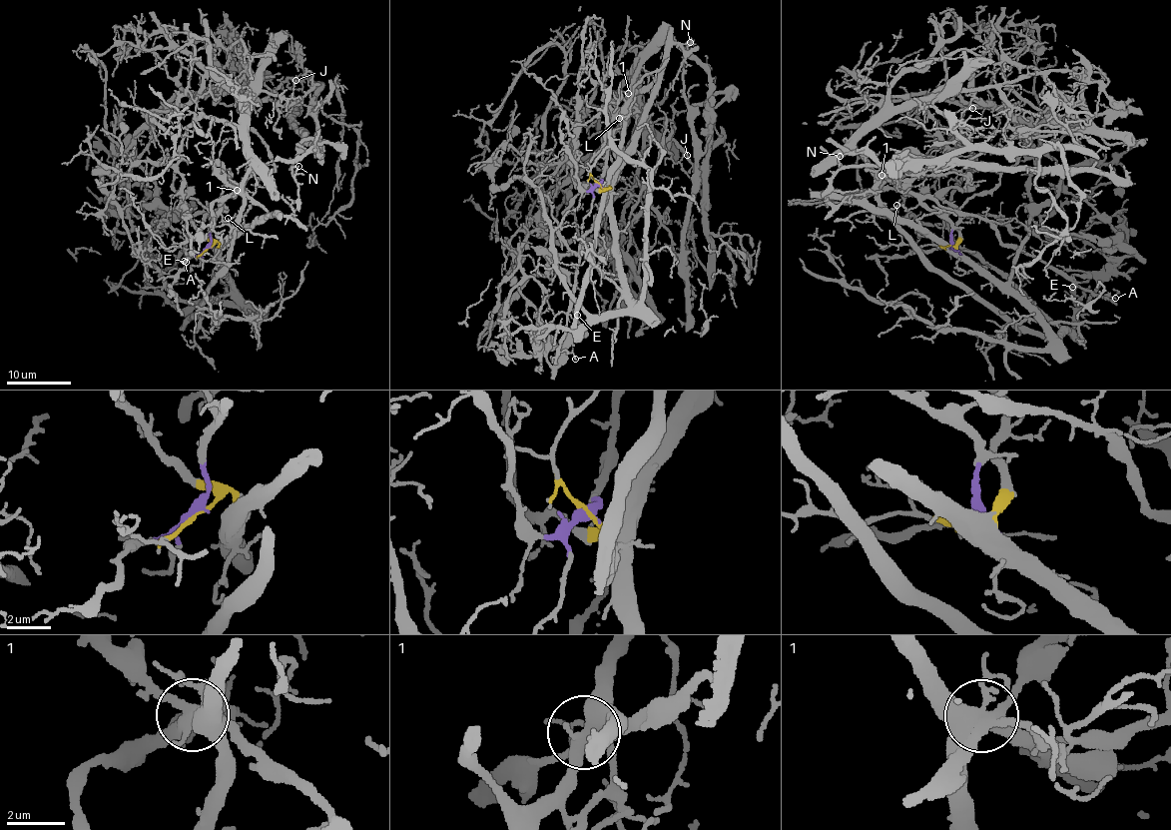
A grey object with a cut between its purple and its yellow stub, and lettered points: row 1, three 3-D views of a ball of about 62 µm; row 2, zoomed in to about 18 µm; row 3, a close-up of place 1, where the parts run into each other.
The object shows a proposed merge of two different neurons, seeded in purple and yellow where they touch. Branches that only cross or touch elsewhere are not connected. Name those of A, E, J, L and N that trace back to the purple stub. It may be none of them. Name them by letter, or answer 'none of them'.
A, E, J, L

